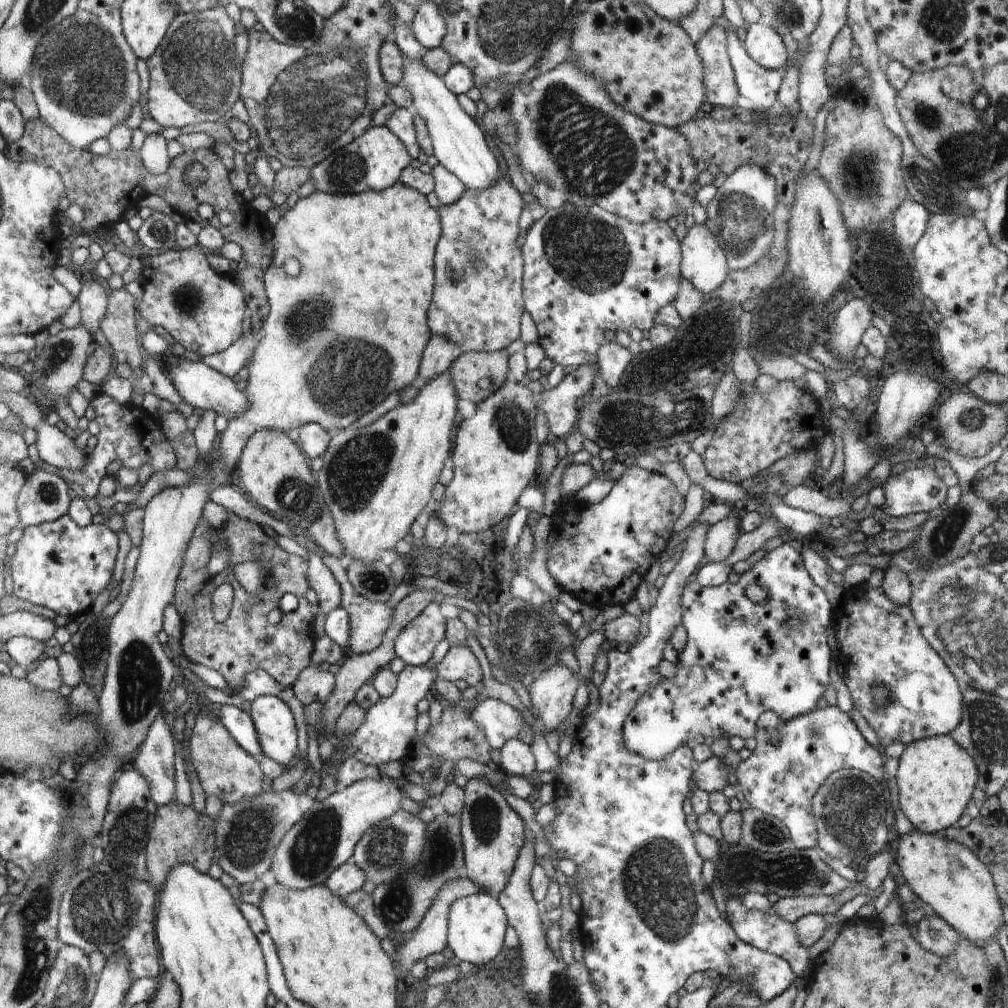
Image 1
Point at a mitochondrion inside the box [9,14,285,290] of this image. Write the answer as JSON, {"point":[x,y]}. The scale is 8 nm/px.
{"point":[82,69]}

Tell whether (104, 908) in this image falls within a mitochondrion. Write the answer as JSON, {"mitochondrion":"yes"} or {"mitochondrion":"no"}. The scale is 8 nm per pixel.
{"mitochondrion":"yes"}

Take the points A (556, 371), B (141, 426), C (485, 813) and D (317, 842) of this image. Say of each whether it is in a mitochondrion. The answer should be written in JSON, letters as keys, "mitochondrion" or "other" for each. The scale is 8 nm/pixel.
{"A":"other","B":"other","C":"mitochondrion","D":"mitochondrion"}

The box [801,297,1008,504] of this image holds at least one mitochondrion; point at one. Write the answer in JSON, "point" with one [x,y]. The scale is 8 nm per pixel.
{"point":[973,418]}

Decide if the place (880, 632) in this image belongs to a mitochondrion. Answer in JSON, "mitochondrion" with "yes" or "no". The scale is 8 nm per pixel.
{"mitochondrion":"no"}

